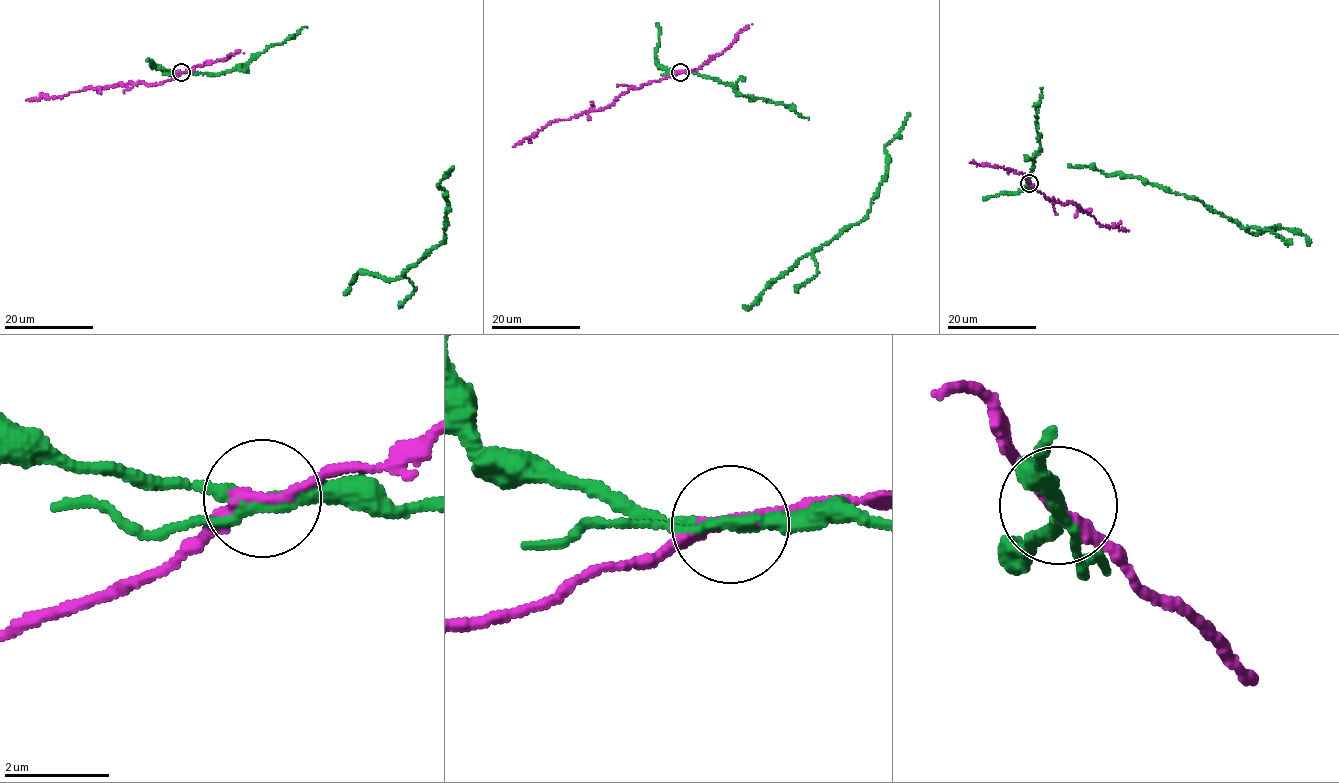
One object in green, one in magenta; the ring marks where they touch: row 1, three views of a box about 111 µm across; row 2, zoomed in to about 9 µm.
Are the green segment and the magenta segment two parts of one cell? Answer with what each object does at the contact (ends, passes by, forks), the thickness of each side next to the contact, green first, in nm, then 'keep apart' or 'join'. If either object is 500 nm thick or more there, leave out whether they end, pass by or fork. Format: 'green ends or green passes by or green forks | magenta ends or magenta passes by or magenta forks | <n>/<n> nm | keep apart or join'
green forks | magenta passes by | 200/220 nm | keep apart

